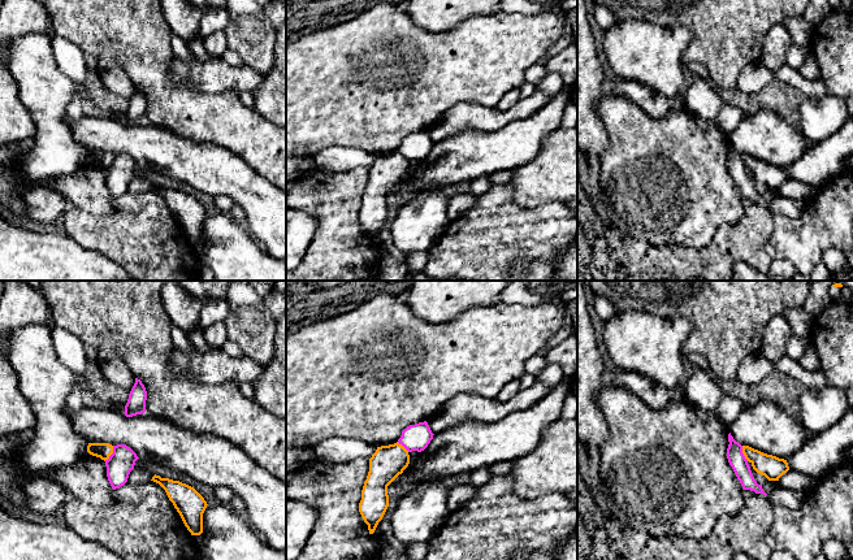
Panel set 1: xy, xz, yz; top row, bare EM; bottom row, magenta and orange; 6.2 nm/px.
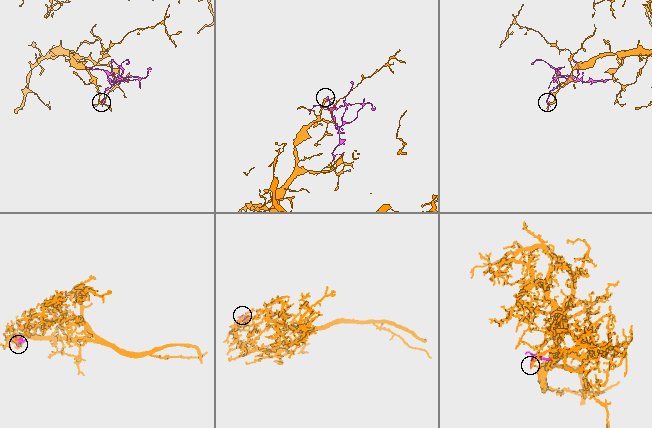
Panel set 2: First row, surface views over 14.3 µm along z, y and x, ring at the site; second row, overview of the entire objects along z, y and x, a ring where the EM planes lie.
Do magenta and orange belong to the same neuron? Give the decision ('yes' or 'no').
no

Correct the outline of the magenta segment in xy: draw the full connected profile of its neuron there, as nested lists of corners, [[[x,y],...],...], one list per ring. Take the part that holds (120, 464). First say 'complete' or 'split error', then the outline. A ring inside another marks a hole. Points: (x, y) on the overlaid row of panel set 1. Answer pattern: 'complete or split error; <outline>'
complete; [[[126,444],[113,446],[113,453],[105,460],[107,477],[113,490],[127,482],[138,459],[137,453]]]

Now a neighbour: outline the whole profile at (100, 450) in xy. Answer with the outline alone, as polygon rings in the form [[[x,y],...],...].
[[[88,443],[87,452],[105,461],[113,453],[113,446],[109,443]]]

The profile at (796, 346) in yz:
[[[792,335],[787,343],[785,355],[796,361],[800,361],[800,359],[804,355],[805,346],[806,346],[806,339]]]

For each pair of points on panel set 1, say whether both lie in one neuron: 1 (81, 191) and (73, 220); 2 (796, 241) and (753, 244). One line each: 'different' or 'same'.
1: different
2: different

